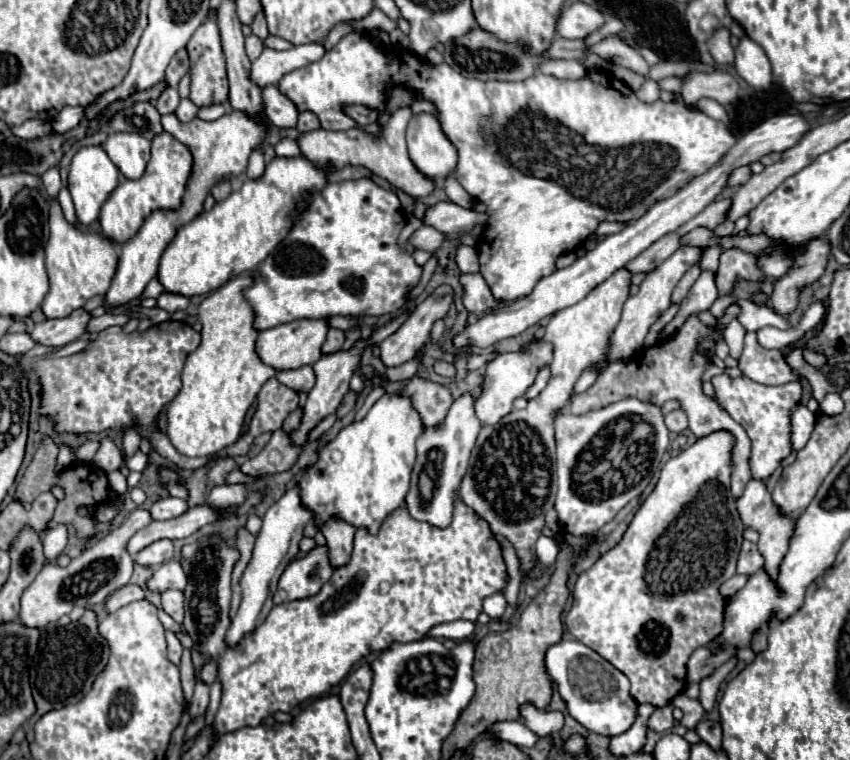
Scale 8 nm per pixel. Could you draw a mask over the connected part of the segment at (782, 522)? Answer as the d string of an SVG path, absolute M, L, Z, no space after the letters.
M752 479L746 489L744 489L744 495L736 501L738 505L738 513L740 513L740 519L746 527L758 531L760 539L758 539L758 551L760 555L764 557L764 571L768 573L770 579L778 579L778 573L780 573L780 563L790 547L790 539L794 535L794 527L796 527L796 519L784 515L780 511L780 507L772 501L772 495L768 493L764 481L756 481Z

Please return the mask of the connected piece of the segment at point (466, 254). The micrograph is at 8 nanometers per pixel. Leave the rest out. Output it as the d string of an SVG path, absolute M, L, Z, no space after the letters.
M460 247L456 253L456 263L462 273L478 273L480 263L478 263L478 253L474 247Z

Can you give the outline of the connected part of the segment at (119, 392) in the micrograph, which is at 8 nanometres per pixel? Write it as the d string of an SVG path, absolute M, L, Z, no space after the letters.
M166 321L160 325L152 325L146 331L134 331L134 333L124 333L122 327L108 327L102 333L98 333L98 337L92 341L88 351L82 351L70 357L46 357L32 365L32 369L40 375L40 385L42 385L40 411L56 419L58 431L70 431L70 433L90 433L90 431L98 433L106 429L122 429L122 427L128 427L130 421L134 421L136 431L148 437L152 447L156 447L164 459L172 461L180 469L198 469L206 465L212 457L208 459L182 457L170 445L168 437L162 431L156 431L156 425L154 425L154 419L162 411L162 407L170 403L180 391L182 387L180 373L182 373L184 361L188 353L192 353L198 347L198 343L200 343L200 333L196 333L188 323L182 323L182 321Z

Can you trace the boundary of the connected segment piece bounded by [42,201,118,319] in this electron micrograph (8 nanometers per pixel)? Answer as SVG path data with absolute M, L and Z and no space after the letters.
M58 201L50 207L50 239L46 243L46 271L50 279L50 291L42 301L42 311L48 319L66 317L72 309L84 307L94 295L104 295L116 273L116 251L110 239L100 233L82 231L64 219Z

